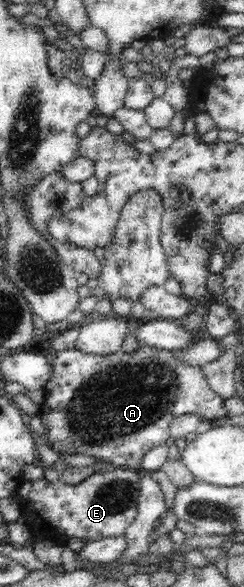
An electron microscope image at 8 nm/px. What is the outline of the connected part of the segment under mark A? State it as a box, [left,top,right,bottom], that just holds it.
[39,345,227,470]

